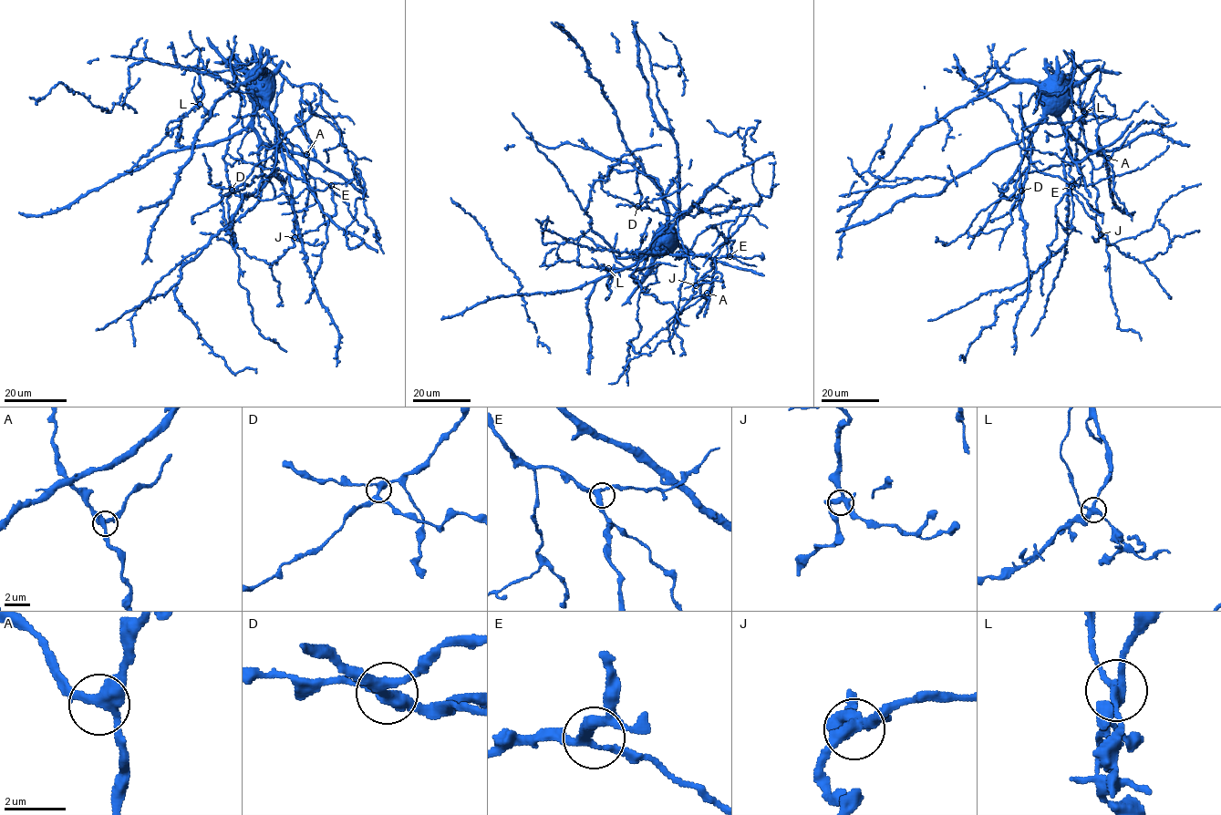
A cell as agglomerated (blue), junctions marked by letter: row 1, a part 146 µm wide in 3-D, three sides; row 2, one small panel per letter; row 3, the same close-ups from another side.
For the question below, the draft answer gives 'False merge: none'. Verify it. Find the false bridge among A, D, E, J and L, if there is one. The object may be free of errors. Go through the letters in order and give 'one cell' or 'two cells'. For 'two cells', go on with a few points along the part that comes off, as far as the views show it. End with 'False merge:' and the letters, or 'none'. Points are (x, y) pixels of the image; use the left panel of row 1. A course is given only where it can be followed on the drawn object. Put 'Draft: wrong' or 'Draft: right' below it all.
A: one cell
D: one cell
E: one cell
J: one cell
L: two cells; foreign part runs (200, 104), (206, 112), (212, 112), (207, 110)
False merge: L
Draft: wrong

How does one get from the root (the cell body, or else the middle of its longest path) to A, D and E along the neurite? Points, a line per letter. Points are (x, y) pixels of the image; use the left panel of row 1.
A: (253, 91), (253, 127), (257, 136), (276, 148), (314, 159), (311, 145), (306, 154)
D: (253, 91), (278, 130), (280, 143), (275, 151), (258, 162), (253, 172), (232, 190)
E: (253, 91), (253, 127), (257, 136), (264, 143), (287, 149), (292, 159), (311, 176), (331, 185)

